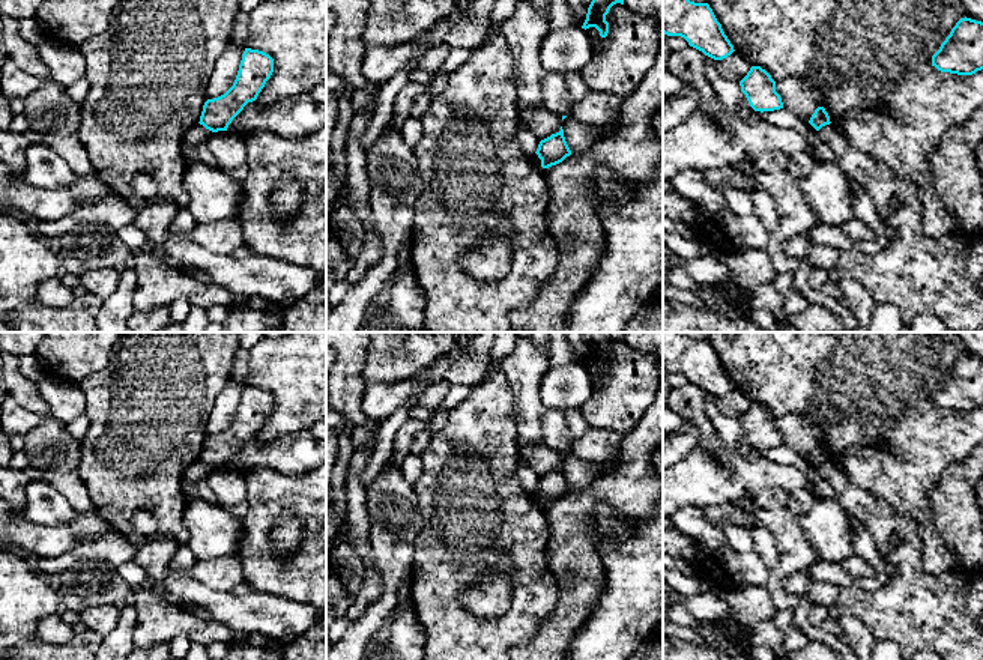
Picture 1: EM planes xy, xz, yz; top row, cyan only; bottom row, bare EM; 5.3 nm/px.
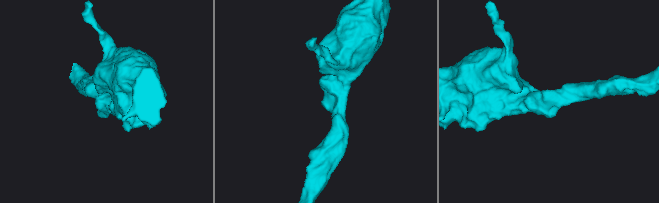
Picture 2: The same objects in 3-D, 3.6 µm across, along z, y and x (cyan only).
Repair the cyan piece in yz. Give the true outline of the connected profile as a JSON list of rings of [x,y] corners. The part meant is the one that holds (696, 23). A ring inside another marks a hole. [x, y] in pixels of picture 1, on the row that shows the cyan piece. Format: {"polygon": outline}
{"polygon": [[[663,0],[663,33],[684,38],[690,47],[714,60],[735,51],[708,3]]]}

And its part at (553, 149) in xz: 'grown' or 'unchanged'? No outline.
unchanged

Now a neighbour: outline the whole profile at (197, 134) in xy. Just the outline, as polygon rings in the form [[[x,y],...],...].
[[[197,123],[185,134],[183,144],[197,149],[200,144],[206,144],[210,135],[212,131]]]

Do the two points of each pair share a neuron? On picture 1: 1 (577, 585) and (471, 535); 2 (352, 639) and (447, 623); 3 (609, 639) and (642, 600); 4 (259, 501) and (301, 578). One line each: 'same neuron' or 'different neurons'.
1: different neurons
2: different neurons
3: same neuron
4: same neuron

